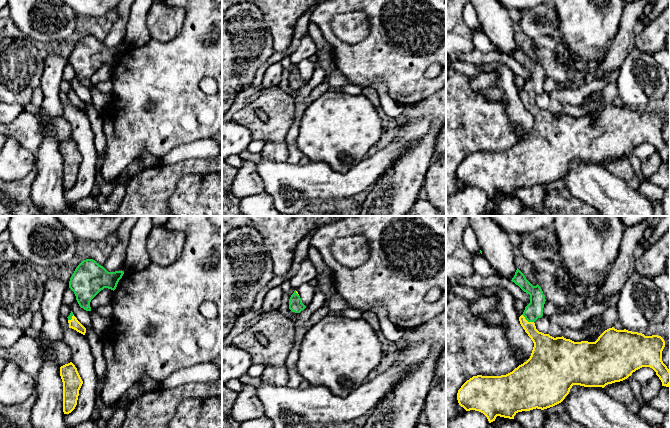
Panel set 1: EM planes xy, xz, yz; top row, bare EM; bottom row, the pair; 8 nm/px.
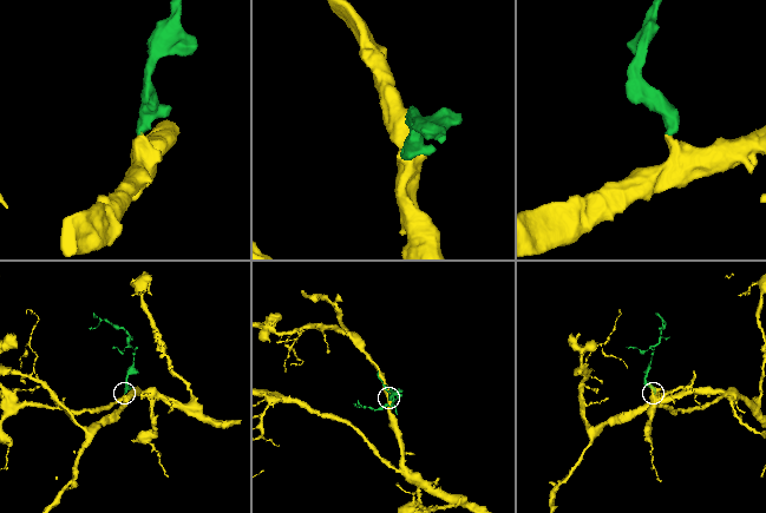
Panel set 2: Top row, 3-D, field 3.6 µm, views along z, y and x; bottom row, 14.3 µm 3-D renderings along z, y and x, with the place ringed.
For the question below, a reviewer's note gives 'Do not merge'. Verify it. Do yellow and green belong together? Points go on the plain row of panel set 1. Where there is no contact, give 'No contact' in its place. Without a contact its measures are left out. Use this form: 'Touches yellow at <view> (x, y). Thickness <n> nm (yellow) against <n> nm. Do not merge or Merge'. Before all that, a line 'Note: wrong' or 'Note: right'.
Note: wrong
Touches yellow at yz (526, 96). Thickness 180 nm (yellow) against 140 nm. Merge

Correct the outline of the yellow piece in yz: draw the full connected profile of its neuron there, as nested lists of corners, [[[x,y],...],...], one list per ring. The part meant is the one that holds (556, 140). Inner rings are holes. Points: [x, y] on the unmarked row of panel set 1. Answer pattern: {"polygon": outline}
{"polygon": [[[517,44],[511,56],[530,71],[530,79],[525,83],[519,97],[534,119],[530,134],[512,148],[501,152],[473,152],[467,156],[457,169],[457,176],[466,187],[483,189],[489,199],[497,192],[514,195],[518,188],[533,185],[547,185],[561,179],[569,170],[573,161],[584,163],[602,163],[627,155],[633,148],[650,143],[662,158],[670,161],[670,146],[662,137],[665,117],[661,112],[645,112],[642,109],[617,106],[614,103],[605,106],[595,118],[574,118],[562,113],[552,113],[536,105],[535,97],[543,92],[545,72],[541,63],[533,62]]]}

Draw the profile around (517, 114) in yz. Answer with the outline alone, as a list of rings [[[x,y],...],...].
[[[501,62],[488,63],[480,67],[483,73],[496,73],[499,76],[497,88],[504,93],[501,103],[509,123],[521,127],[520,141],[523,140],[530,134],[534,119],[520,100],[519,91],[514,83],[514,73]]]

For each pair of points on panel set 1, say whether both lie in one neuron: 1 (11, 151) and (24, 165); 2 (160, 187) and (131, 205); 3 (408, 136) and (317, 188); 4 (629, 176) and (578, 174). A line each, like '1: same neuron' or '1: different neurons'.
1: same neuron
2: same neuron
3: same neuron
4: different neurons

